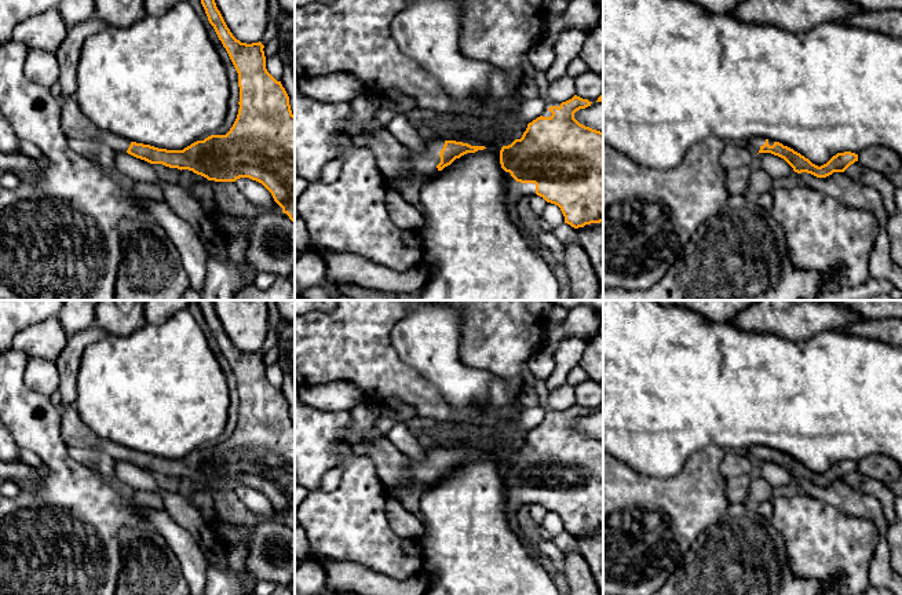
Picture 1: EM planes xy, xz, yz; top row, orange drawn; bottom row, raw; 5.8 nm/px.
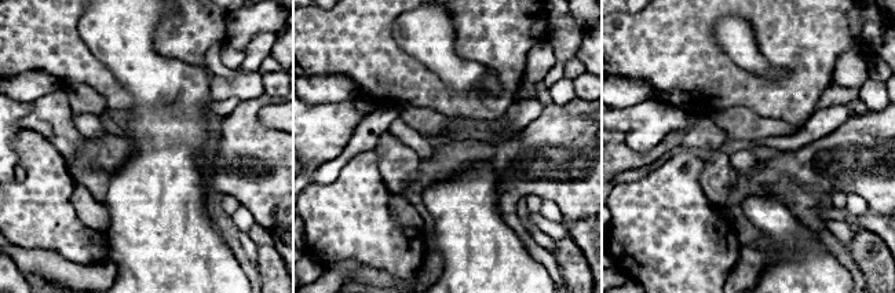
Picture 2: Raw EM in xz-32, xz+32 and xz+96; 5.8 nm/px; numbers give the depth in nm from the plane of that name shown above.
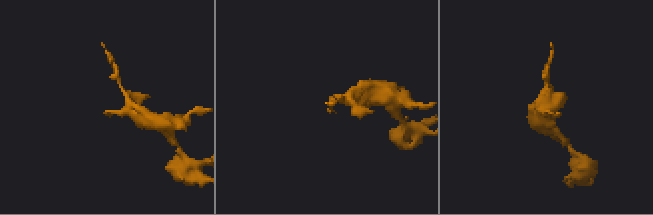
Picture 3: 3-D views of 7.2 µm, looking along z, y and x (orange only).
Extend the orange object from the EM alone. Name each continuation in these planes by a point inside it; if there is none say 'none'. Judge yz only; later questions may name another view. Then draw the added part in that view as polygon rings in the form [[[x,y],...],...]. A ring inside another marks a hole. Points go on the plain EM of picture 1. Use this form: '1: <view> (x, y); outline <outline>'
1: yz (755, 452); outline [[[752,446],[749,449],[749,456],[753,459],[755,463],[759,461],[760,456],[766,452],[766,446]]]

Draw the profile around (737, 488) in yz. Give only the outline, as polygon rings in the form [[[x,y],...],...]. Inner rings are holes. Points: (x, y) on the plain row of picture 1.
[[[749,474],[731,477],[726,479],[726,497],[730,501],[730,504],[746,503],[751,482],[752,478]]]

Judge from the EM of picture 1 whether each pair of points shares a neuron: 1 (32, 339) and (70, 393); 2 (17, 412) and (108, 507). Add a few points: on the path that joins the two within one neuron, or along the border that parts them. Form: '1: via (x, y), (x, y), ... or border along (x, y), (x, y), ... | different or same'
1: border along (69, 338), (64, 350), (54, 360) | different
2: via (42, 437), (57, 459), (83, 485) | same

